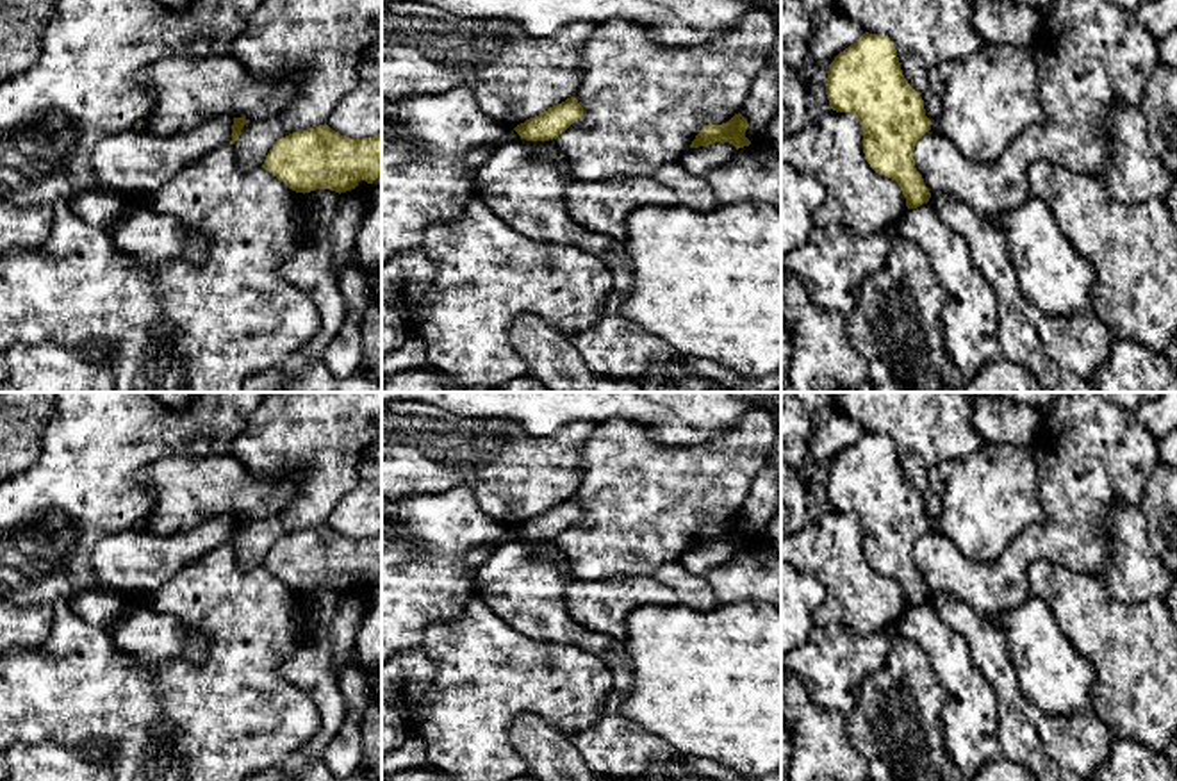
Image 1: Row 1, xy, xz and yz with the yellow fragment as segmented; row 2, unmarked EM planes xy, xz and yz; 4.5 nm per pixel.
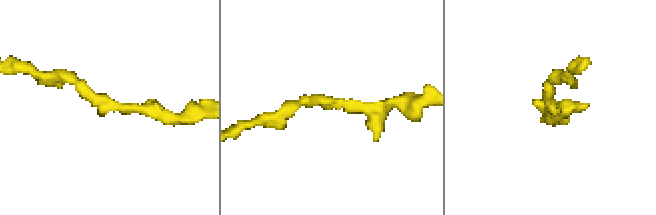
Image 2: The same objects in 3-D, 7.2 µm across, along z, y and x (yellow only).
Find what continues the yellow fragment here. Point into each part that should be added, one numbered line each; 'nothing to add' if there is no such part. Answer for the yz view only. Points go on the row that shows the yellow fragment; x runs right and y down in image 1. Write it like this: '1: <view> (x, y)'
nothing to add

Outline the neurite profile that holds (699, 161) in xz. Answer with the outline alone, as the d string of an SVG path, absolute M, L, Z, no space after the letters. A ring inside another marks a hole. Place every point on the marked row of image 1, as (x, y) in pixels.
M729 143L690 148L679 159L679 166L694 177L706 177L717 166L728 162L737 148Z

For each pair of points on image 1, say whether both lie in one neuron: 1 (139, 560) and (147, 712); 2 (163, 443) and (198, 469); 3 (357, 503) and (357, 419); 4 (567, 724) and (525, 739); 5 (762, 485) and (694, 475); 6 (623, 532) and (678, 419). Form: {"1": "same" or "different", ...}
{"1": "different", "2": "different", "3": "different", "4": "different", "5": "different", "6": "different"}

